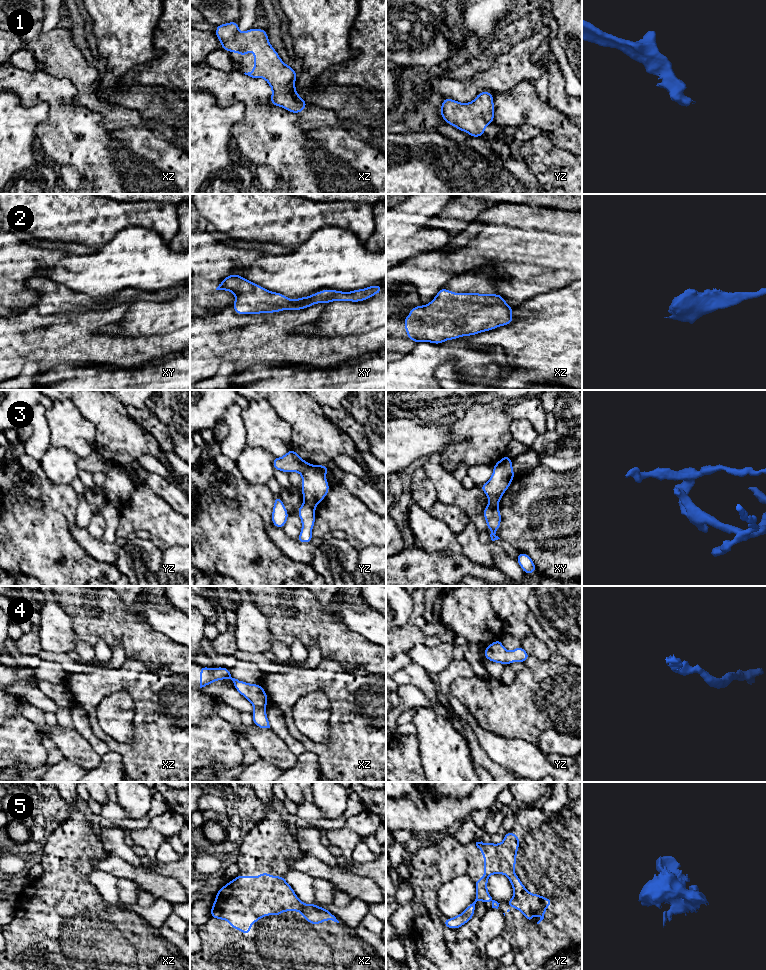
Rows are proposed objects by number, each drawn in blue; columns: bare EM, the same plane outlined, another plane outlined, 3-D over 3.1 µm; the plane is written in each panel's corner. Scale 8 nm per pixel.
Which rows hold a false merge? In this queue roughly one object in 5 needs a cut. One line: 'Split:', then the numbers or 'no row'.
Split: 3

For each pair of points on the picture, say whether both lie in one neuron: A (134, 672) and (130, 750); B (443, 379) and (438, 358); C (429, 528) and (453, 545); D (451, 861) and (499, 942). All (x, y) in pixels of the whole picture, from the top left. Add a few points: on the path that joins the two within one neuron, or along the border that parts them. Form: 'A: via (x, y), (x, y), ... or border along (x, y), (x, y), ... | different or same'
A: via (144, 691), (143, 731) | same
B: border along (432, 374), (437, 367), (452, 363), (460, 378) | different
C: via (435, 534), (447, 542) | same
D: border along (500, 934), (512, 947) | different

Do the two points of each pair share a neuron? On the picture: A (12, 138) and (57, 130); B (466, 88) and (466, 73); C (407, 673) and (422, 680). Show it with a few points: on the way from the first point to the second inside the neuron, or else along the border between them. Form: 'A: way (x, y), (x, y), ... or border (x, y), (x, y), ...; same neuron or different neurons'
A: border (48, 114), (36, 129), (40, 150), (44, 156); different neurons
B: border (444, 76), (460, 80), (476, 77); different neurons
C: way (411, 674), (418, 676); same neuron

